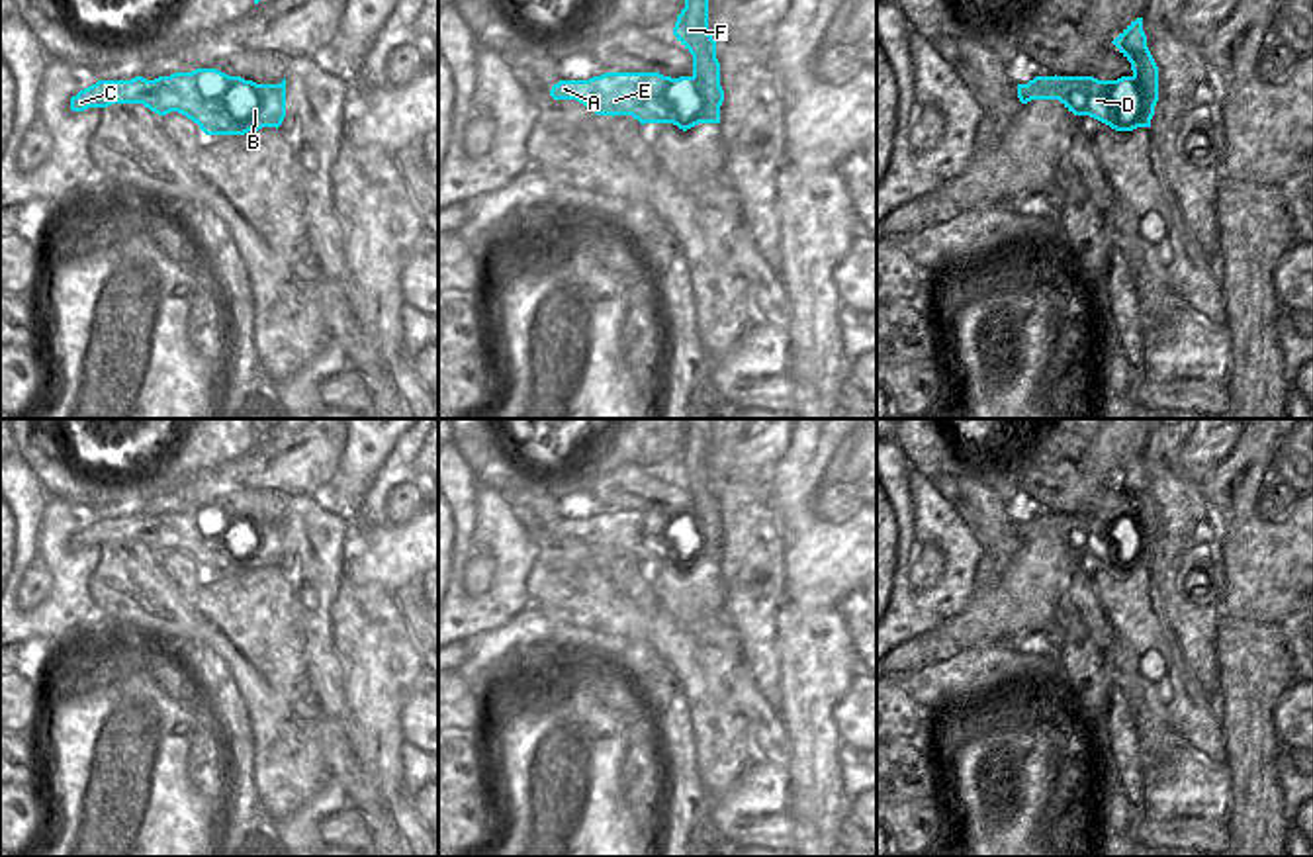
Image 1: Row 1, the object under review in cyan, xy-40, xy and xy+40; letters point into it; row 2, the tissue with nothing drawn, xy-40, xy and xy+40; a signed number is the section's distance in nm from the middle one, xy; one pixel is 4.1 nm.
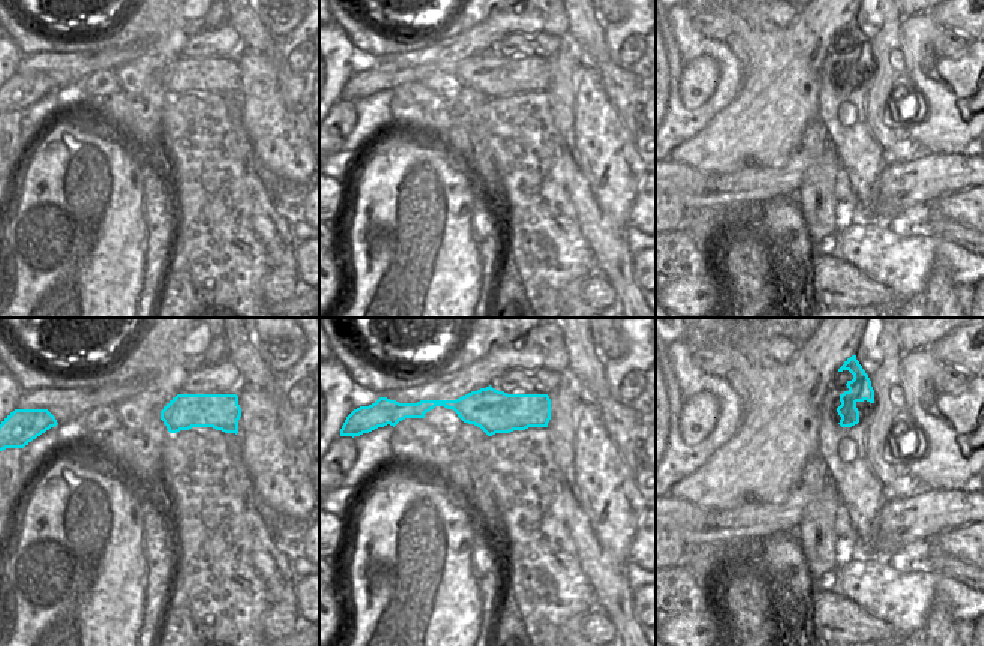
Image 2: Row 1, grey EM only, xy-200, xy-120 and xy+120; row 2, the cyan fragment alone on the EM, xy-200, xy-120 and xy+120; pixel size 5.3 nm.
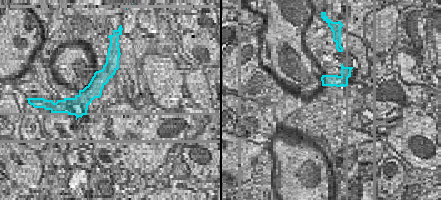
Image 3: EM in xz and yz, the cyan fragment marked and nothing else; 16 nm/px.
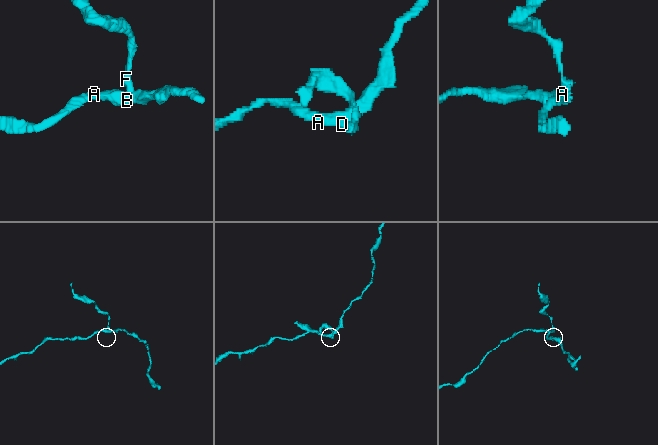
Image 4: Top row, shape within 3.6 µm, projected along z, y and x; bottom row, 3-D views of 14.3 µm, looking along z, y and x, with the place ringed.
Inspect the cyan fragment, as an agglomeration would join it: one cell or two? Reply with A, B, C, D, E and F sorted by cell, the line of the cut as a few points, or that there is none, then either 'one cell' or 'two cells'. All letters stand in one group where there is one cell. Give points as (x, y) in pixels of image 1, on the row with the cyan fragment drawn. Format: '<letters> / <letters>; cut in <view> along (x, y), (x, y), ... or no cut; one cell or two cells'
A B C D E / F; cut in xy+40 along (1133, 73), (1151, 118); two cells

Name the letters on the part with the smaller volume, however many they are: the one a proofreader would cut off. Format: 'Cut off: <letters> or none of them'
Cut off: F

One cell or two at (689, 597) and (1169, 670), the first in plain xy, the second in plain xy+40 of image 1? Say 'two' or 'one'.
one

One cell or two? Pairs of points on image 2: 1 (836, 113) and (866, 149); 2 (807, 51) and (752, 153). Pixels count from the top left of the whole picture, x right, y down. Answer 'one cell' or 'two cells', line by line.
1: one cell
2: one cell

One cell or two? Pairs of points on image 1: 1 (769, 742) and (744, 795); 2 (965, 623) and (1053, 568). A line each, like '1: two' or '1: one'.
1: two
2: one

